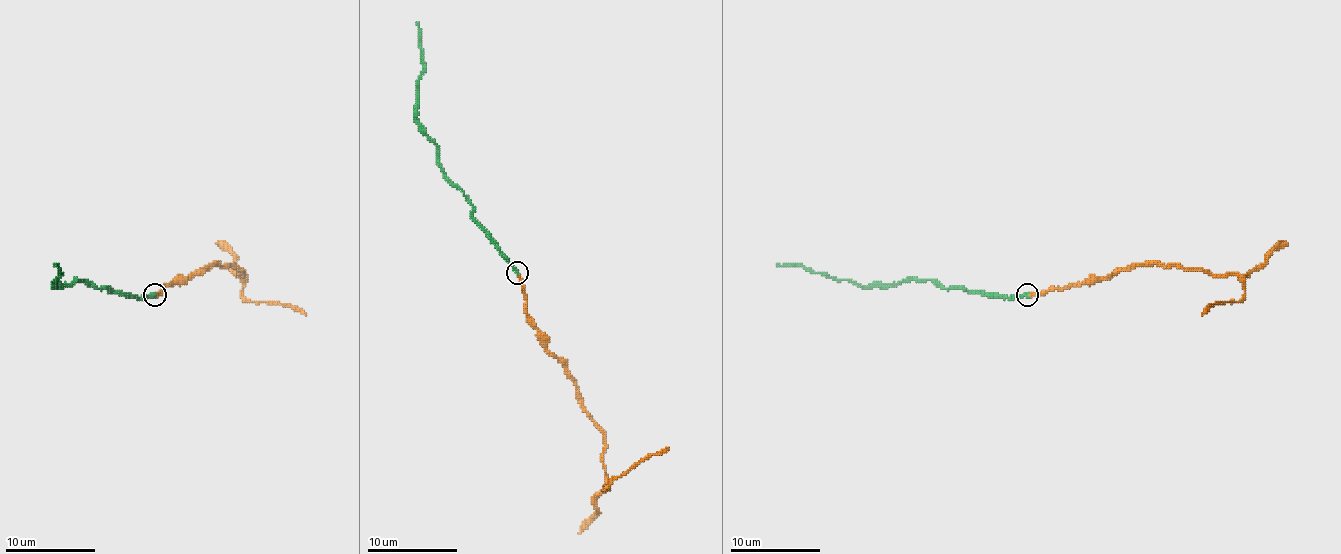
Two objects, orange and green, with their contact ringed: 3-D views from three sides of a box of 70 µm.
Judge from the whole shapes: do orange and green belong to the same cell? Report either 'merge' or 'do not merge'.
merge

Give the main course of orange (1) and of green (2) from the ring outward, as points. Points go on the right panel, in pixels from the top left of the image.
1: (1029, 295), (1107, 279), (1119, 268), (1161, 263), (1238, 277), (1245, 295), (1238, 302), (1211, 304), (1202, 315)
2: (1026, 295), (981, 295), (970, 290), (941, 288), (930, 279), (903, 279), (871, 286), (777, 263)

